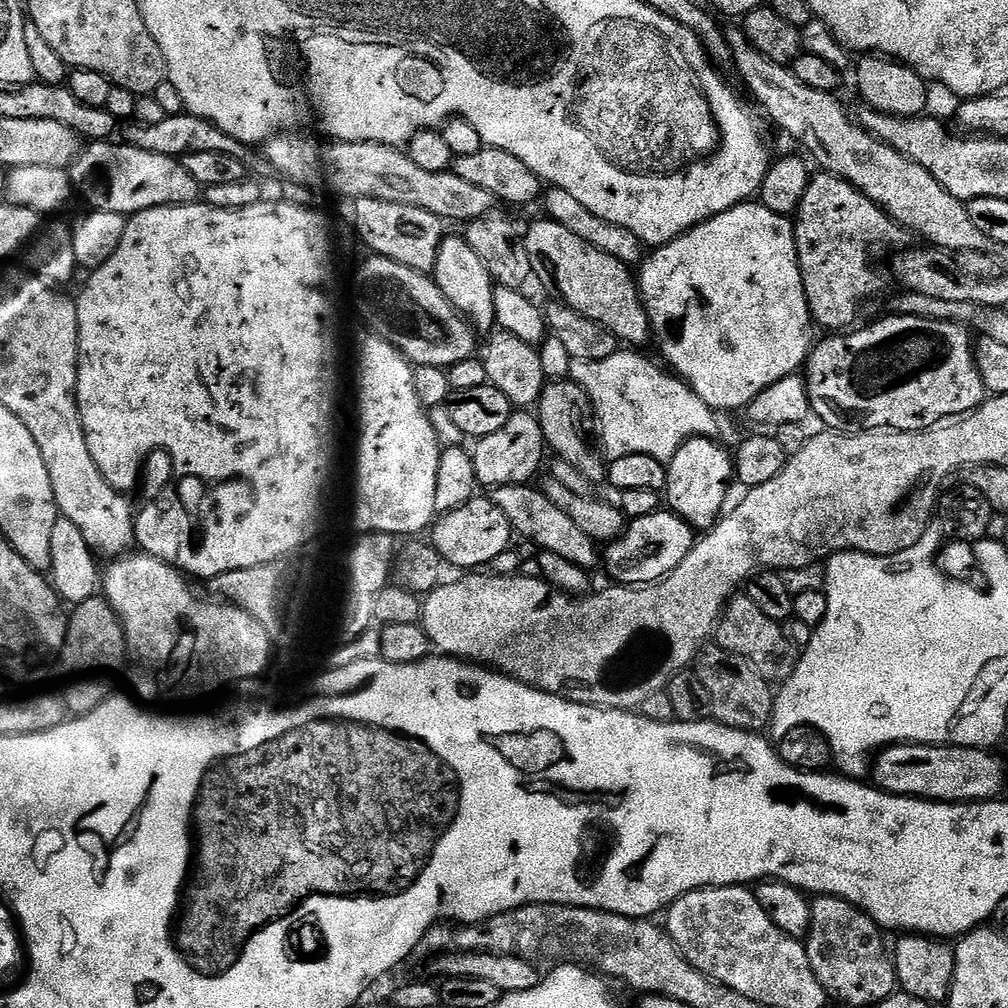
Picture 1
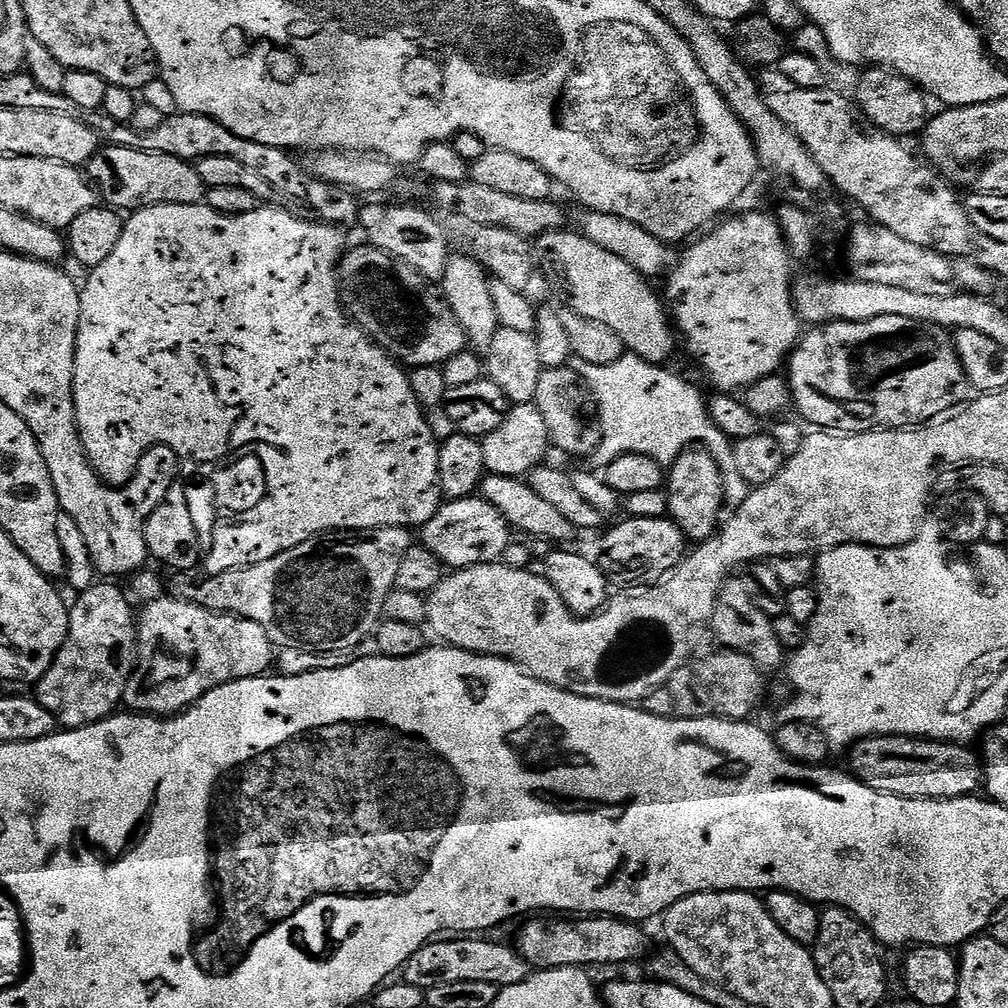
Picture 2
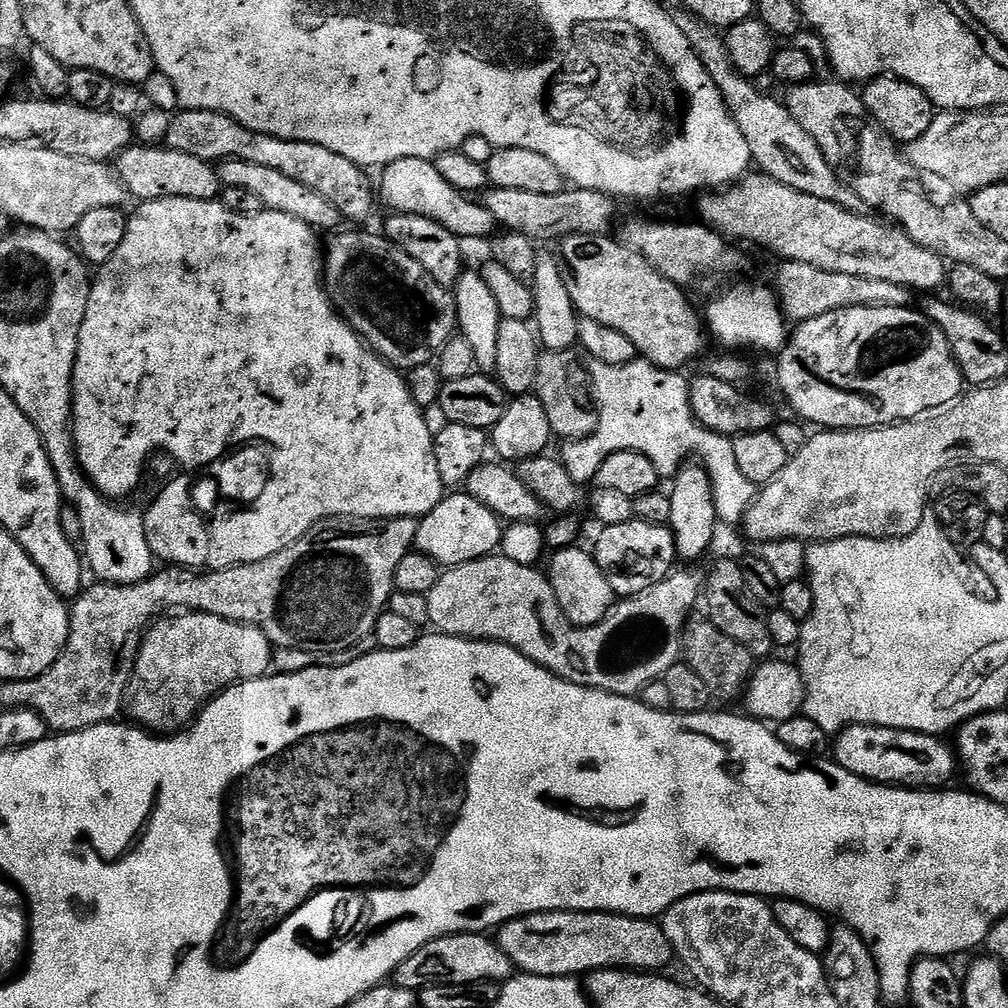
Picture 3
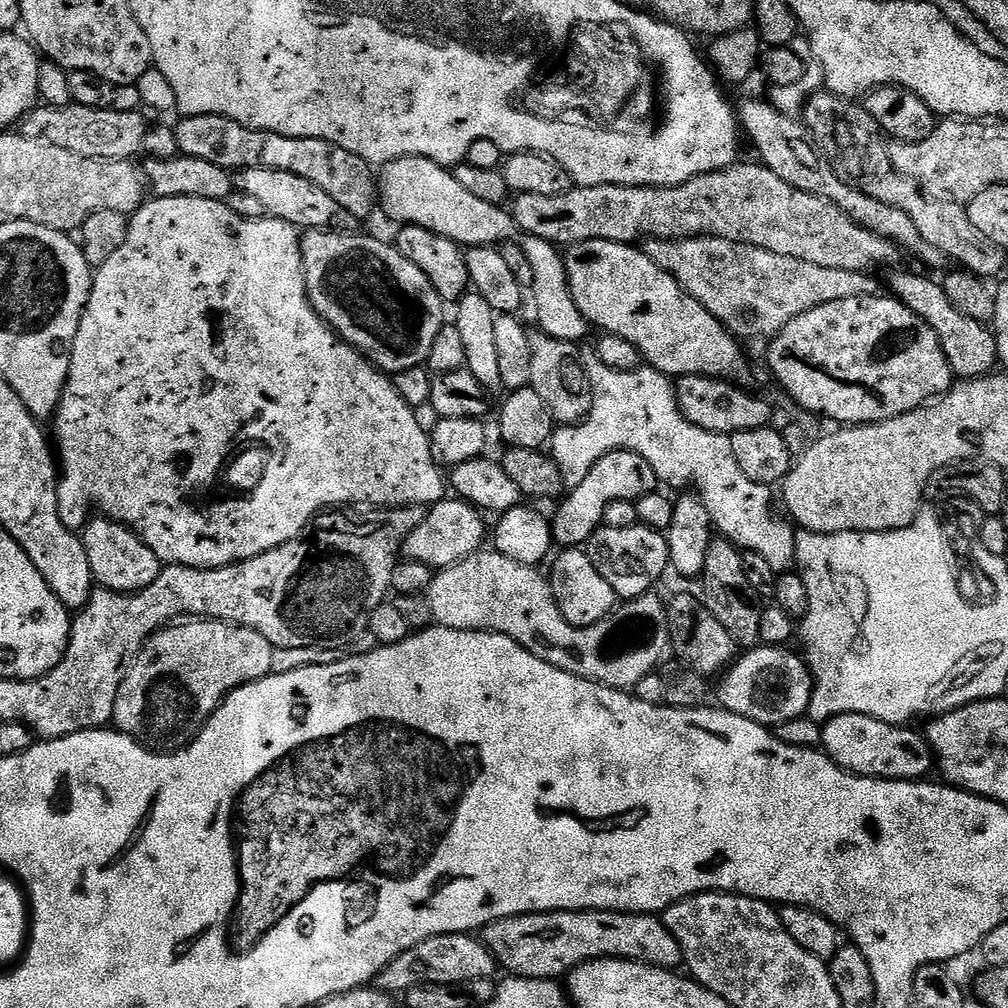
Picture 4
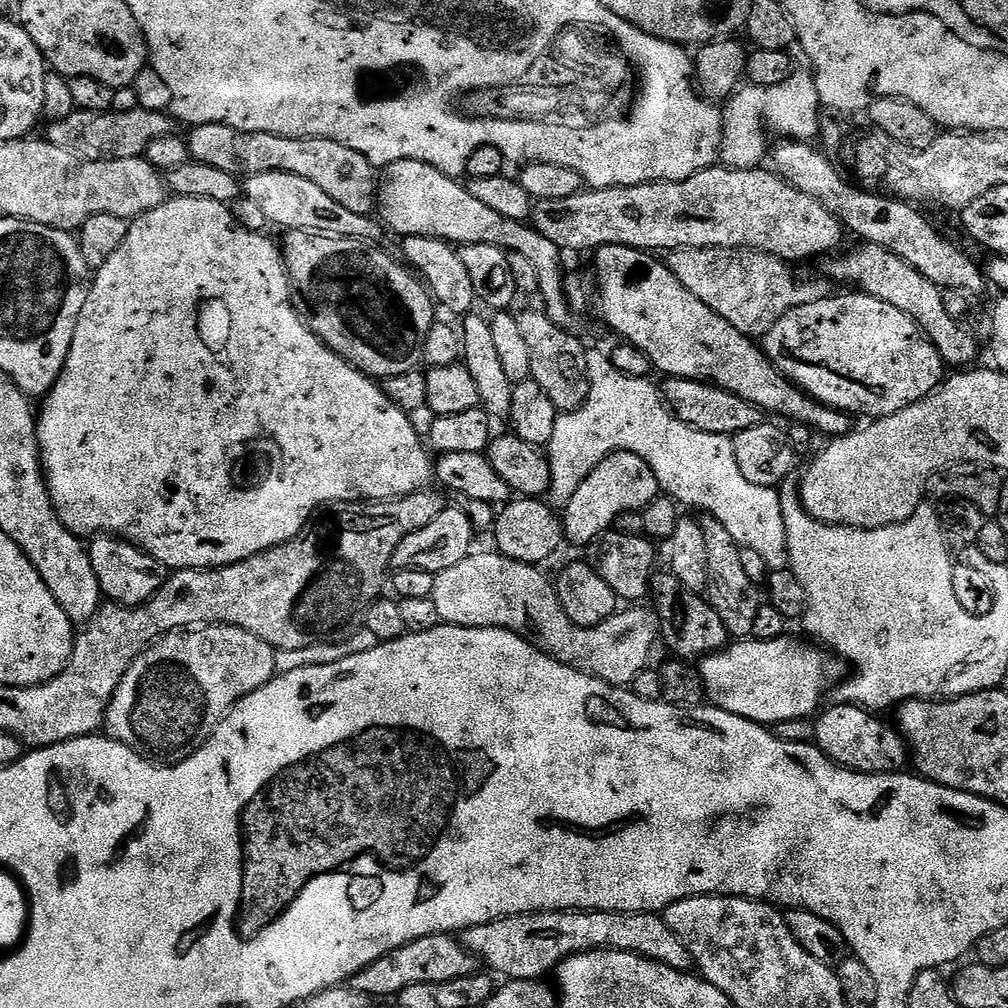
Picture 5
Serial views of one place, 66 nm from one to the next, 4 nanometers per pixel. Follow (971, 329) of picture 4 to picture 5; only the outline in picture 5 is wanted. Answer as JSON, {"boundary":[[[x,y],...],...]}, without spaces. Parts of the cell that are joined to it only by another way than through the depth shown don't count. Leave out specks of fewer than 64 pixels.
{"boundary":[[[860,242],[857,245],[857,248],[850,249],[845,256],[833,255],[827,261],[829,262],[827,275],[833,281],[836,279],[840,284],[848,284],[844,286],[851,286],[853,289],[865,292],[867,296],[873,296],[882,302],[890,302],[890,306],[902,310],[902,314],[910,314],[910,318],[918,322],[918,326],[940,352],[940,357],[944,359],[949,369],[964,370],[975,365],[972,363],[975,362],[981,345],[974,333],[968,331],[954,318],[950,318],[942,289],[934,282],[930,282],[930,278],[918,274],[914,266],[910,266],[890,250],[880,248],[877,244]]]}

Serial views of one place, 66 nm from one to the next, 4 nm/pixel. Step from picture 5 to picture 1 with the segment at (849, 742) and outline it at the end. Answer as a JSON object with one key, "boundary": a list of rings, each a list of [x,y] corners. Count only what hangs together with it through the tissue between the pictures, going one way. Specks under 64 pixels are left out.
{"boundary":[[[889,744],[875,757],[870,776],[875,787],[893,796],[935,800],[942,804],[975,804],[994,800],[1004,788],[1004,764],[987,748],[954,748],[951,744]]]}

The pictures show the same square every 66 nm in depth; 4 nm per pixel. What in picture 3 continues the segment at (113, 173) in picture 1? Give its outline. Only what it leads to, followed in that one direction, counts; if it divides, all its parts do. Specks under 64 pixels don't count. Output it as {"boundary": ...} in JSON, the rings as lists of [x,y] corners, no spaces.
{"boundary":[[[129,146],[115,157],[114,171],[124,183],[127,195],[137,196],[140,202],[162,198],[216,200],[222,191],[216,168],[209,161],[167,146]]]}

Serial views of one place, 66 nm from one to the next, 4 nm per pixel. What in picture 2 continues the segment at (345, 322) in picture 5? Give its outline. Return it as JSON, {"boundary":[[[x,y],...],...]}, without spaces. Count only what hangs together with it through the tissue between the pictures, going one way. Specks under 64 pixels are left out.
{"boundary":[[[367,242],[361,244],[361,248],[349,247],[340,257],[338,265],[340,299],[344,311],[352,317],[352,323],[357,324],[389,356],[409,369],[431,364],[442,366],[454,354],[465,351],[464,331],[458,318],[454,318],[454,310],[448,305],[443,291],[433,281],[396,256],[386,254]]]}

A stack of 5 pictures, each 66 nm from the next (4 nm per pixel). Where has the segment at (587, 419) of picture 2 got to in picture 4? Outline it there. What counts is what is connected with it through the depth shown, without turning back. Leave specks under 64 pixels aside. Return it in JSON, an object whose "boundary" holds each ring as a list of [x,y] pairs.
{"boundary":[[[541,330],[533,331],[530,335],[530,387],[546,402],[557,425],[571,426],[588,419],[592,409],[592,383],[584,369],[579,343],[560,341]]]}

